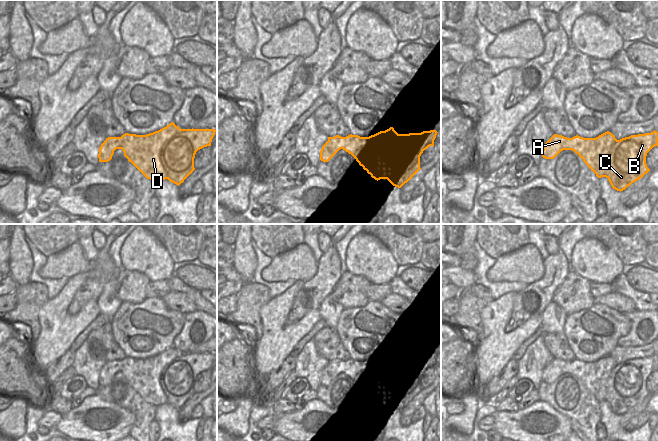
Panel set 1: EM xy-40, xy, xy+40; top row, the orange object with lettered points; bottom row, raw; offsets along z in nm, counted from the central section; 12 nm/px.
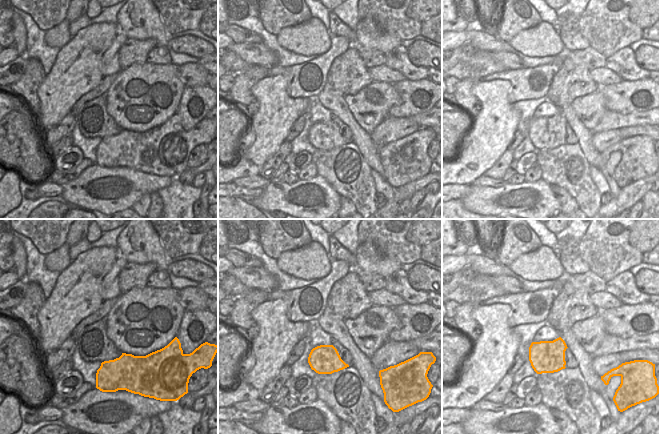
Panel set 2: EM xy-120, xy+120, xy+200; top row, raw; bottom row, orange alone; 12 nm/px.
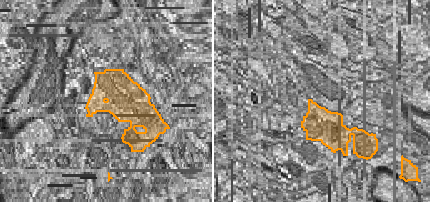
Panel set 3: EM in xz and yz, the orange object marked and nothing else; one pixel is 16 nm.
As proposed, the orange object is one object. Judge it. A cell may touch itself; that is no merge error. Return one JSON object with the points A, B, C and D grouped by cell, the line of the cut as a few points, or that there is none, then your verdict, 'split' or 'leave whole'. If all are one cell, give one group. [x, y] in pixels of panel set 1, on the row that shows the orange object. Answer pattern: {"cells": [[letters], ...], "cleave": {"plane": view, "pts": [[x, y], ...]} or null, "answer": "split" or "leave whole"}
{"cells": [["A", "D"], ["B", "C"]], "cleave": {"plane": "xy-40", "pts": [[180, 129], [162, 147], [162, 166], [167, 178]]}, "answer": "split"}

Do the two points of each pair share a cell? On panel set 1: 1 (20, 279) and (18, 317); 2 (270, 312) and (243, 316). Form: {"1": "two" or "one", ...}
{"1": "two", "2": "two"}

